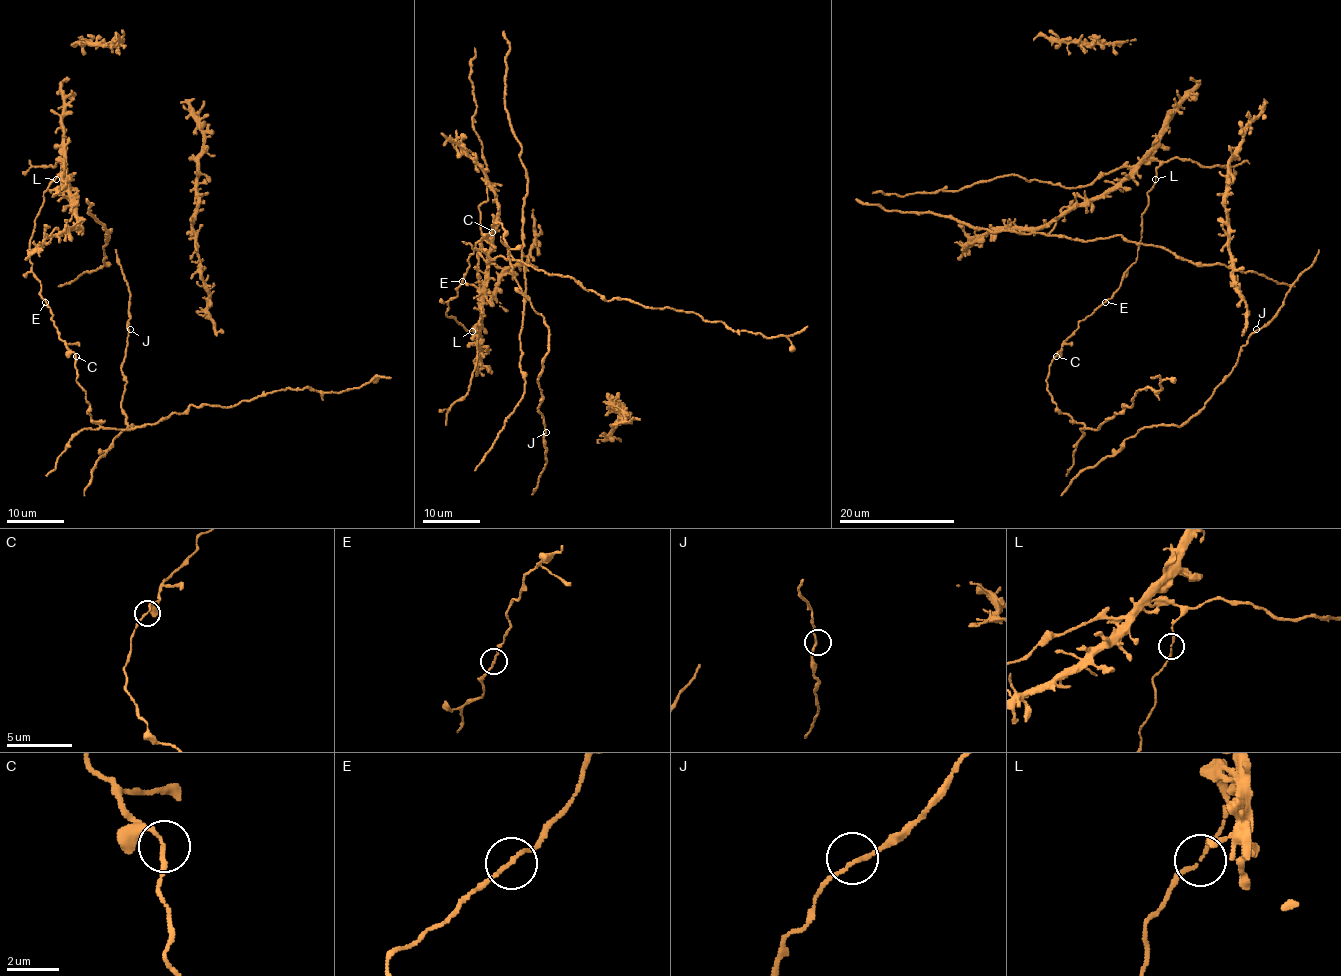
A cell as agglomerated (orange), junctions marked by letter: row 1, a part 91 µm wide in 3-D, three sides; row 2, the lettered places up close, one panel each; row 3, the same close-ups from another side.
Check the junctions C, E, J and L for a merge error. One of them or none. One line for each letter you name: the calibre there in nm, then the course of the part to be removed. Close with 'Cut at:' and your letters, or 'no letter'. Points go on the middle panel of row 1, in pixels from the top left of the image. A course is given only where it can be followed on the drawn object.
Cut at: no letter

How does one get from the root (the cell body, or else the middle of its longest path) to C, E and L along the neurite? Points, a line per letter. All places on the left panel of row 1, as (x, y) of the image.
C: (59, 337), (76, 355)
E: (59, 337), (46, 302)
L: (59, 337), (52, 311), (40, 296), (41, 286), (30, 260), (30, 238), (43, 205), (43, 192), (56, 179)

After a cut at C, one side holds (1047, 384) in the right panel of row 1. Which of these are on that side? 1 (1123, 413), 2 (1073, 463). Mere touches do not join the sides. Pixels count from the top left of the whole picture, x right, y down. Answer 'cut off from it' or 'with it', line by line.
1: with it
2: with it

